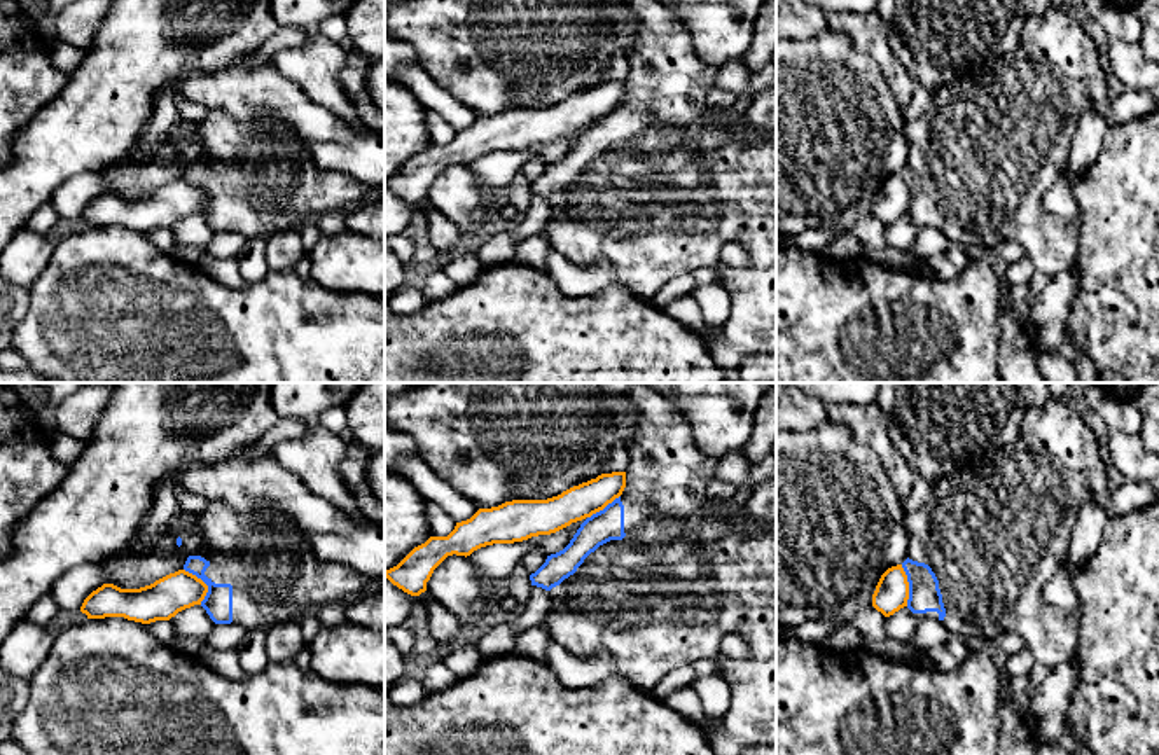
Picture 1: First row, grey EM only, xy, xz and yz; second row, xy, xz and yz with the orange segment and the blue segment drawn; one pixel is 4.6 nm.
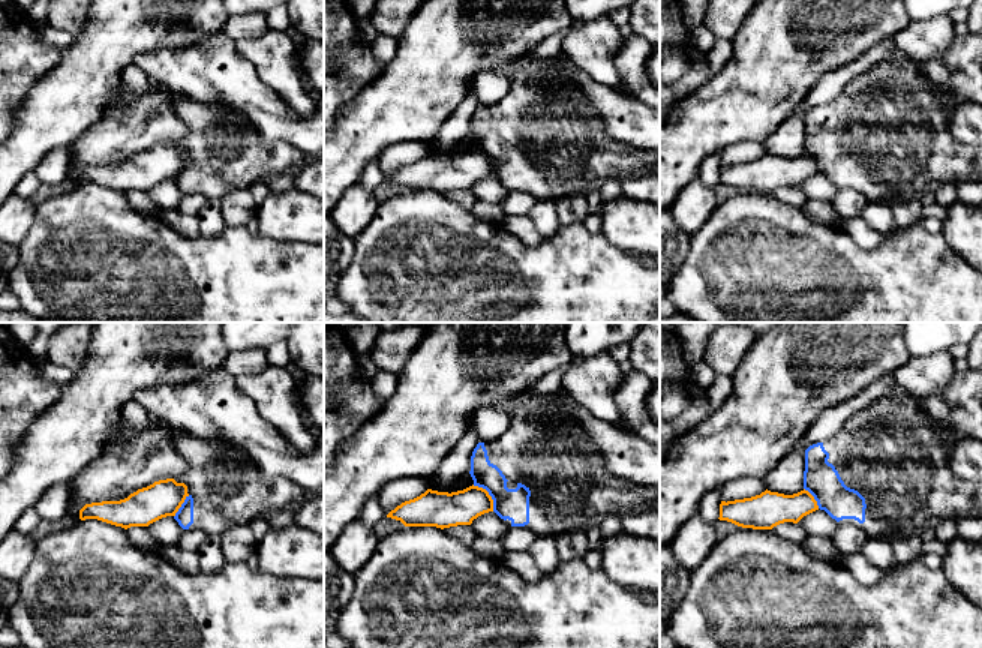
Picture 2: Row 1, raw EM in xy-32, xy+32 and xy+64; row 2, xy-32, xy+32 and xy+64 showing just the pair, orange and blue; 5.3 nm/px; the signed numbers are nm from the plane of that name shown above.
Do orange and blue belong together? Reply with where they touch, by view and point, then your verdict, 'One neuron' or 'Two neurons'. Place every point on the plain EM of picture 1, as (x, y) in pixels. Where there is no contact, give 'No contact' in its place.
Touches orange at xy (205, 193). Two neurons

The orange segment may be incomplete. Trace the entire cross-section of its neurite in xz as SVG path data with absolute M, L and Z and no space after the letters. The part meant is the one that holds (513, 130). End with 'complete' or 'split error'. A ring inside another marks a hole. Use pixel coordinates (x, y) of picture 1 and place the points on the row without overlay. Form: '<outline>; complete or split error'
M626 80L601 82L547 108L512 108L479 117L470 128L456 131L448 145L430 145L414 156L385 185L411 204L427 199L434 178L448 164L470 164L493 152L514 152L556 142L572 131L591 126L622 103Z; complete

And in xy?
M178 178L140 197L121 197L103 192L82 211L80 220L87 227L124 225L150 232L170 229L178 220L201 213L208 194L196 184Z; complete

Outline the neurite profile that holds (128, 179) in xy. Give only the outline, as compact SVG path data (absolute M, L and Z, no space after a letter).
M175 122L152 161L138 163L131 152L121 163L105 168L100 173L107 184L105 192L114 192L121 197L140 197L184 178L189 164L210 159L205 156L205 147L198 138L199 126Z

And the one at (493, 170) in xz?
M586 128L572 131L551 143L538 143L514 152L486 154L467 166L486 189L507 189L512 177L521 171L531 157L542 157L545 164L563 159L584 129Z

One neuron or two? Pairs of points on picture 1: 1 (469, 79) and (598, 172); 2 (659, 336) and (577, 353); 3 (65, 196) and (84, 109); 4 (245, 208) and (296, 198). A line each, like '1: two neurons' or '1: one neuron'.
1: two neurons
2: one neuron
3: two neurons
4: one neuron

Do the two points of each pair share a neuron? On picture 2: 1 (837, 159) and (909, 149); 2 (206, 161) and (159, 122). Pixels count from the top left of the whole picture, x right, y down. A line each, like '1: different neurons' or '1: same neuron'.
1: same neuron
2: different neurons

